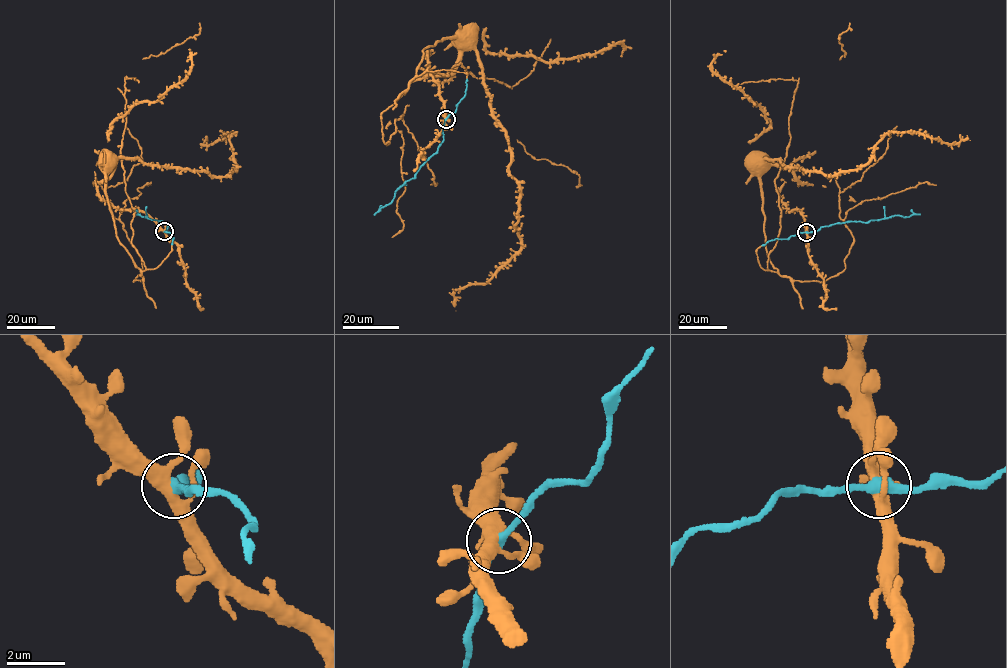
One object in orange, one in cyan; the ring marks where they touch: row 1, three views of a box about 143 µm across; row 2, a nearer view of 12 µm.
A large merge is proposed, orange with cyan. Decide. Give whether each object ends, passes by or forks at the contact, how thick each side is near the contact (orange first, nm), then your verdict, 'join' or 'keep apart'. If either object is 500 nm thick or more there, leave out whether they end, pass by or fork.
orange forks; cyan passes by; calibres 360 and 340 nm; join

